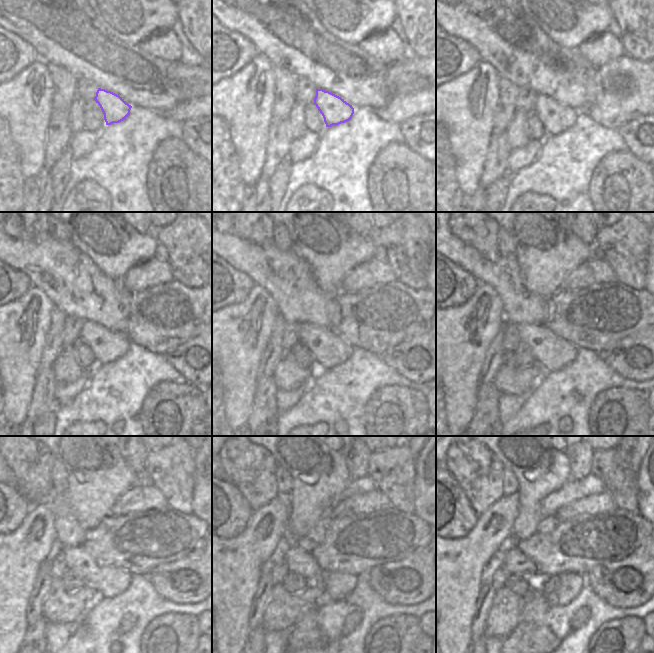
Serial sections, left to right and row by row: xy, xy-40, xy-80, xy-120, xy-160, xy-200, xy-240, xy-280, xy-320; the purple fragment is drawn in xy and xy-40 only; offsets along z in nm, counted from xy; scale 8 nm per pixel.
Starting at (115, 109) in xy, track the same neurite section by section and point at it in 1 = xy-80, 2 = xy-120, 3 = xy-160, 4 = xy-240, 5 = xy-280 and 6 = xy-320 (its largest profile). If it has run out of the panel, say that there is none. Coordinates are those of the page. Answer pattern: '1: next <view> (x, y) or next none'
1: next xy-80 (556, 118)
2: next xy-120 (107, 346)
3: next xy-160 (329, 349)
4: next xy-240 (108, 581)
5: next xy-280 (338, 585)
6: next xy-320 (570, 583)

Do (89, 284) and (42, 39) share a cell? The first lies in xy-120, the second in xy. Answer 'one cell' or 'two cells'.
one cell

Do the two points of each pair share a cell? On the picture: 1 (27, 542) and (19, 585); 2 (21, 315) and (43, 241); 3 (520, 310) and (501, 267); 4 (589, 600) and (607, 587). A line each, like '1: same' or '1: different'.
1: same
2: different
3: same
4: different

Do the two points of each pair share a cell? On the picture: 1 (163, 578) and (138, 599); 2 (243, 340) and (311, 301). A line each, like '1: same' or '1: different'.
1: different
2: different

